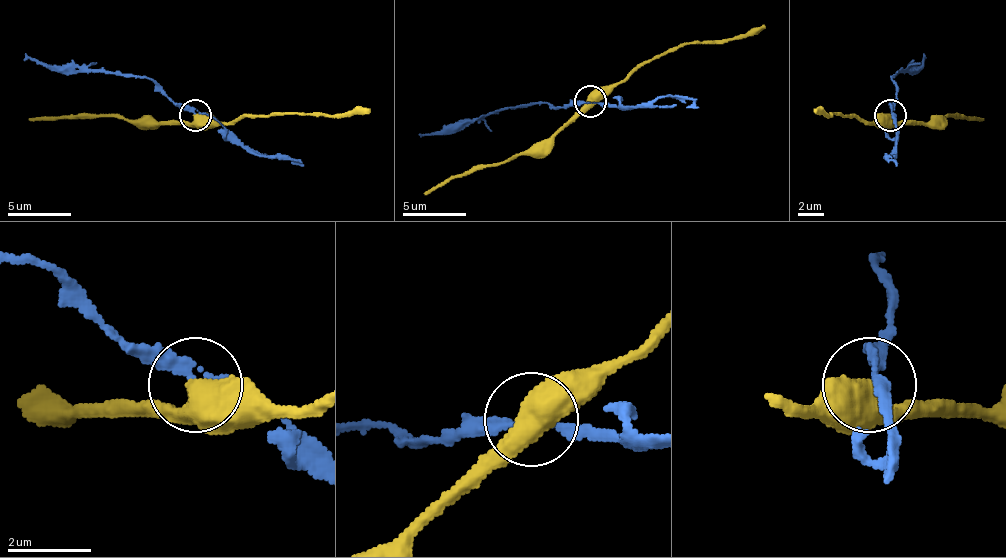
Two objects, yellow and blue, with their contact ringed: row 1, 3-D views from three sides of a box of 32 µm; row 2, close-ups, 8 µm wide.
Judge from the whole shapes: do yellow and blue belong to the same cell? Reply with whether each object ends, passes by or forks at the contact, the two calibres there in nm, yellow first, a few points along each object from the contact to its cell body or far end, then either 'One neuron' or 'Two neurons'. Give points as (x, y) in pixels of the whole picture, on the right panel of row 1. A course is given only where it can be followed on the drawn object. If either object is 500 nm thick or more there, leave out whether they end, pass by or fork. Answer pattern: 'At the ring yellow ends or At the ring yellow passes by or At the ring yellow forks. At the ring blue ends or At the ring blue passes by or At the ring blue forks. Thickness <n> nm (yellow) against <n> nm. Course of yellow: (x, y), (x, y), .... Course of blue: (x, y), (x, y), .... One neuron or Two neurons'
Thickness 500 nm (yellow) against 140 nm. Course of yellow: (891, 114), (897, 121), (929, 124), (951, 117), (983, 121). Course of blue: (891, 114), (891, 105), (897, 92), (891, 79), (910, 70), (926, 54). Two neurons

